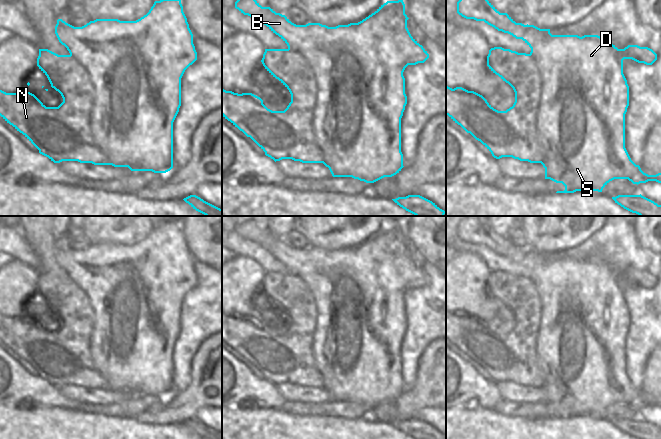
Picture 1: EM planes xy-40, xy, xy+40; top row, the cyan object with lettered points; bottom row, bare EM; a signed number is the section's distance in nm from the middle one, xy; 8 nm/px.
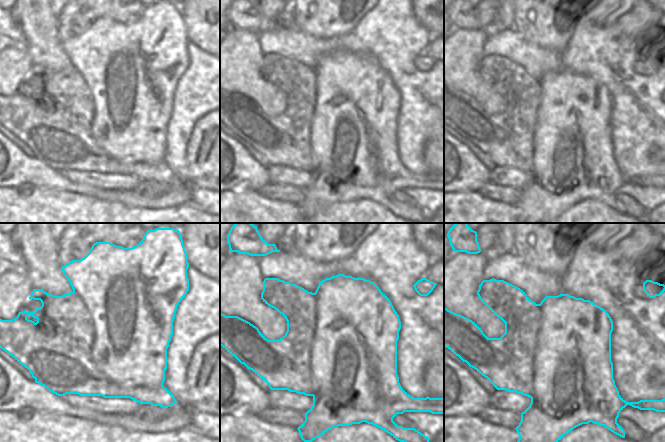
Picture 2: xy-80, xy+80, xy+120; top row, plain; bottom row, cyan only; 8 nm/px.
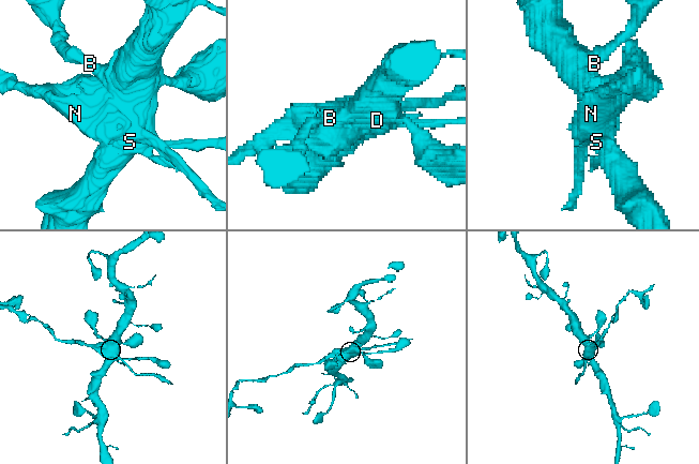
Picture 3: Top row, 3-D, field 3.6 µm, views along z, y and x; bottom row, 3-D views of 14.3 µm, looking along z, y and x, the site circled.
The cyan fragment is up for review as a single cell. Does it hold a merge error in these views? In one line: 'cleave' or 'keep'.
cleave

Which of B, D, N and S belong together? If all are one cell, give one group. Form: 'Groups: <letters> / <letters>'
Groups: B D S / N.

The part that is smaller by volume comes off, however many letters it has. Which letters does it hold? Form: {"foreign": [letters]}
{"foreign": ["N"]}

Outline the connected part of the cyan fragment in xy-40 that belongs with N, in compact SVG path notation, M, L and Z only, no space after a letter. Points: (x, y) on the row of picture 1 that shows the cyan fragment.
M39 49L37 66L47 76L51 87L58 91L63 102L58 107L46 107L28 91L6 93L0 90L0 116L22 133L38 150L54 163L78 161L94 165L109 165L107 156L97 146L89 126L95 90L83 65L71 55L58 55Z

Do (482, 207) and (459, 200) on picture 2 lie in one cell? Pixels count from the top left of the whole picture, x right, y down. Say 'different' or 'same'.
same

